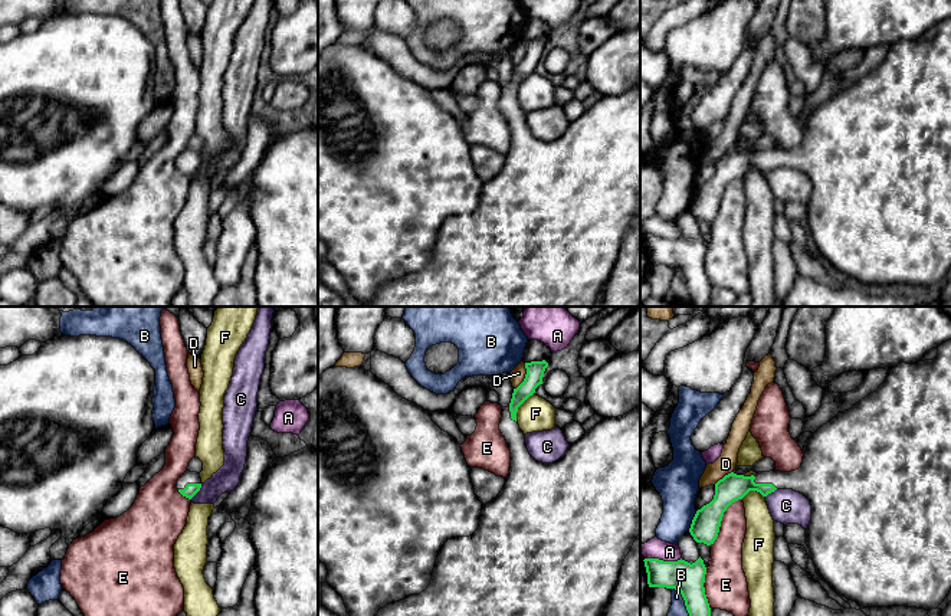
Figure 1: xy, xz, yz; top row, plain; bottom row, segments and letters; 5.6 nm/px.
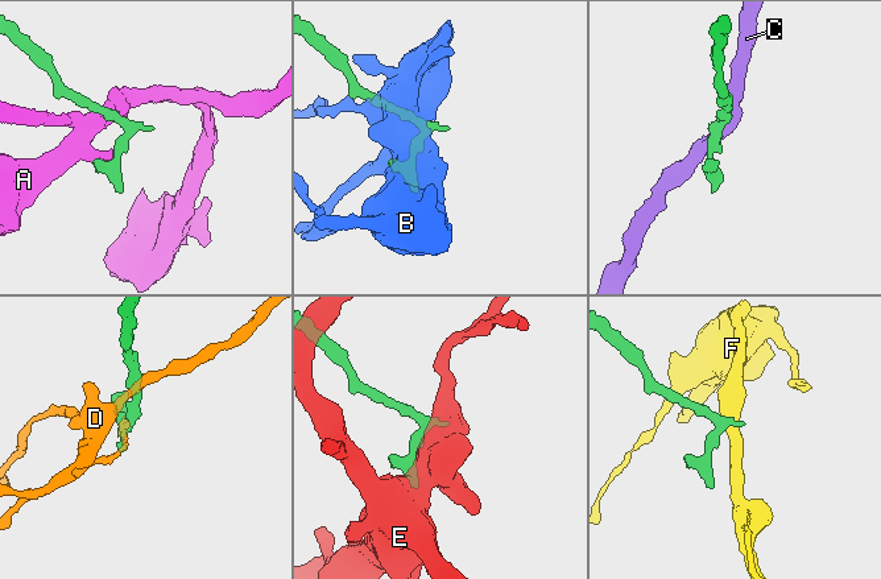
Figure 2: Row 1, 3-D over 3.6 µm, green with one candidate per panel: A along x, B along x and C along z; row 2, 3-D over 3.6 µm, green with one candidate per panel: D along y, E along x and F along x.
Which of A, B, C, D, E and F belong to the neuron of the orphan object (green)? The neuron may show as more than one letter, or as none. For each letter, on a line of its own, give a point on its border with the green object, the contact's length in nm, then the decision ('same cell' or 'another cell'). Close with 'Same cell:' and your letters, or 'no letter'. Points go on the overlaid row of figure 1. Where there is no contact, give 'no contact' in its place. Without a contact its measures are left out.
A: yz (662, 560) | 200 nm | another cell
B: yz (684, 599) | 190 nm | another cell
C: xy (197, 491) | 110 nm | another cell
D: xz (525, 376) | 170 nm | another cell
E: yz (721, 520) | 320 nm | another cell
F: xz (520, 405) | 200 nm | another cell
Same cell: no letter

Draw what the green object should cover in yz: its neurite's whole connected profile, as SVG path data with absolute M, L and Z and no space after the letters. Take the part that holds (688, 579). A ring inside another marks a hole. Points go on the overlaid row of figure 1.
M701 557L692 564L682 558L678 561L645 558L643 561L649 587L679 590L689 616L711 616L704 587L706 567Z

